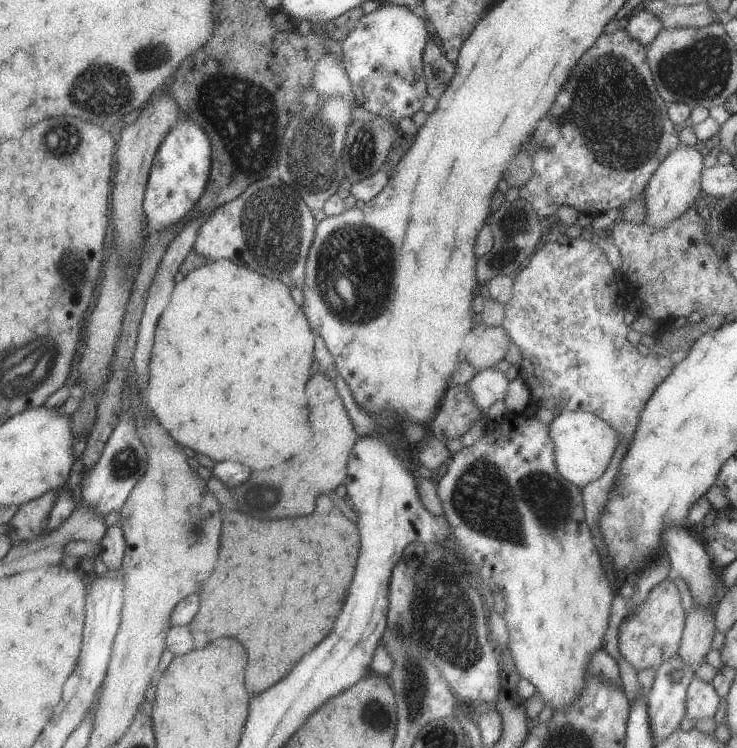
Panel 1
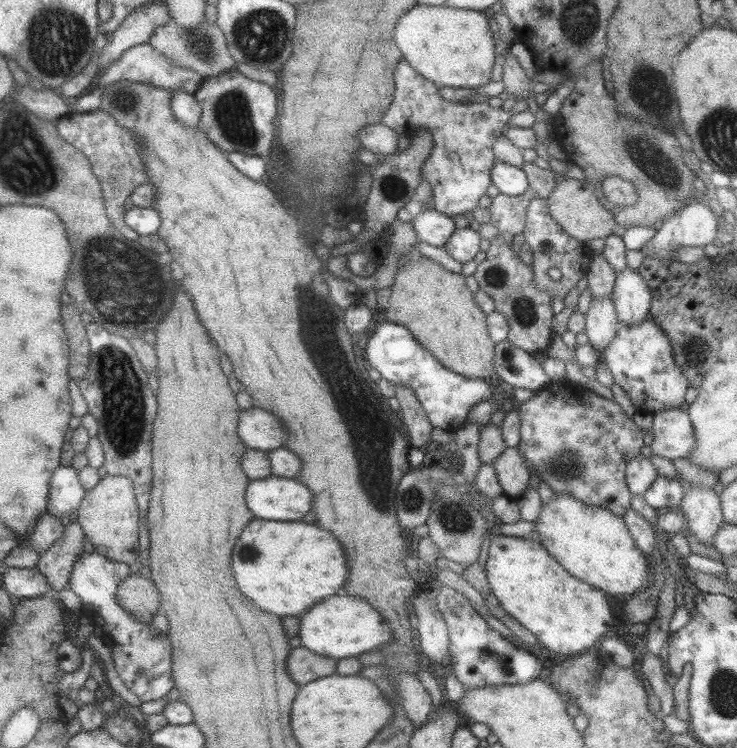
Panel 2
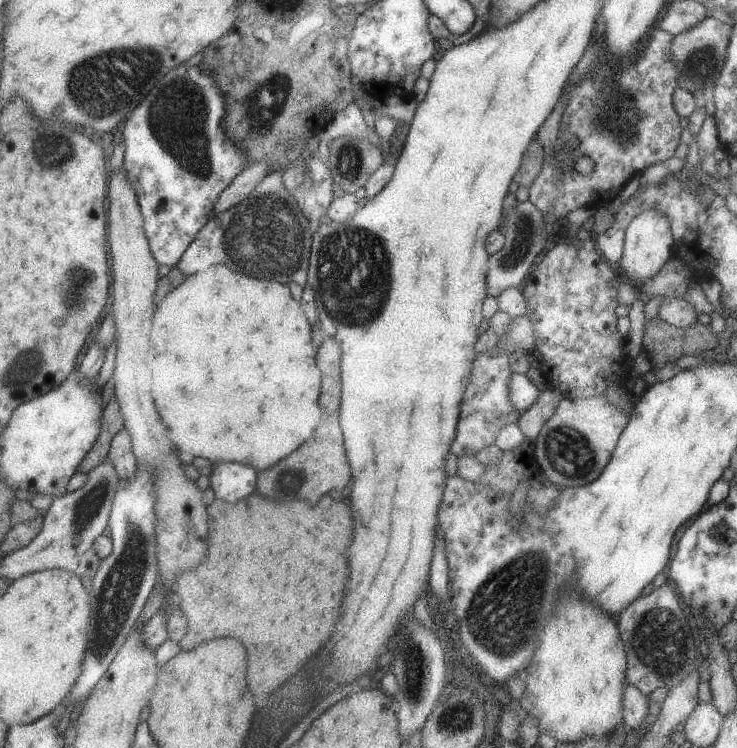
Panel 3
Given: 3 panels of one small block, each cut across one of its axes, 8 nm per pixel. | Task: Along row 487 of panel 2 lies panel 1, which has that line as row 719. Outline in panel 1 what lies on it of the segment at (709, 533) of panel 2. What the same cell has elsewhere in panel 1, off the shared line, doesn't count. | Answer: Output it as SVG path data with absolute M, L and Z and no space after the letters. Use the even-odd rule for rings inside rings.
M695 676L687 688L685 700L687 718L693 721L714 718L720 707L720 699L712 683Z

